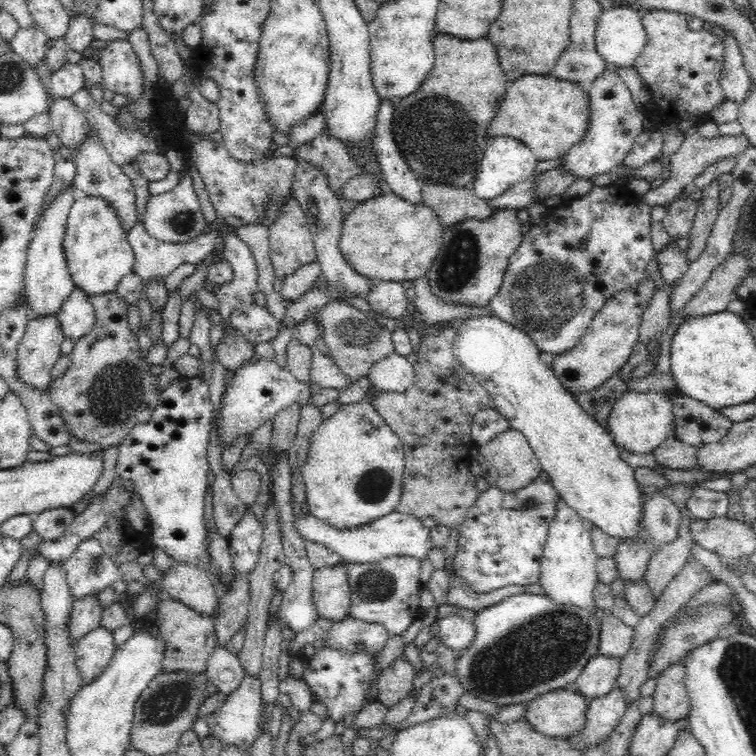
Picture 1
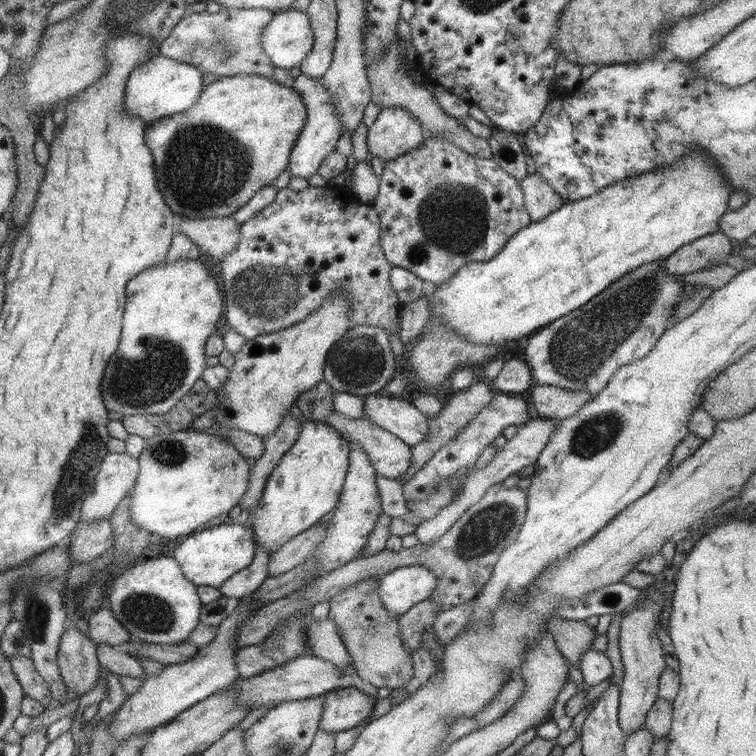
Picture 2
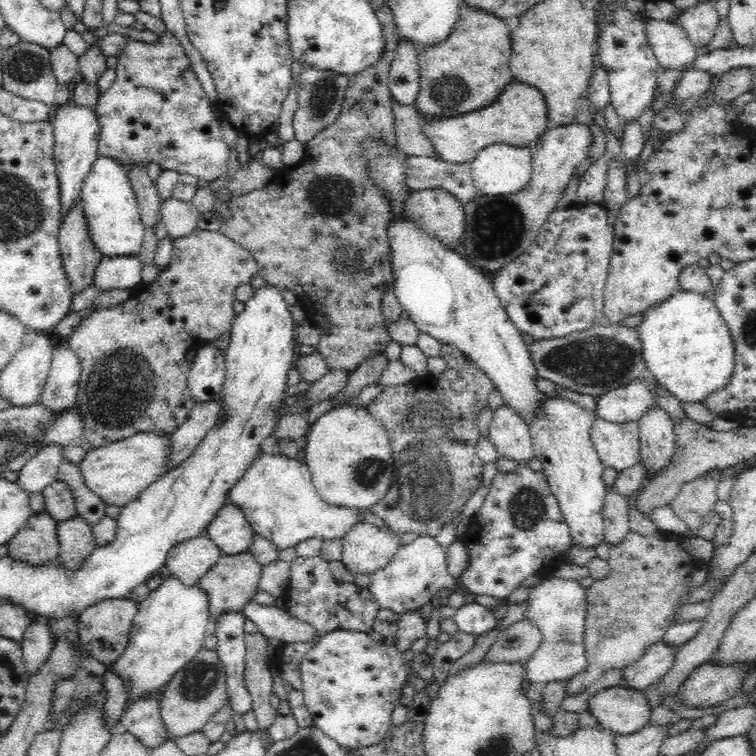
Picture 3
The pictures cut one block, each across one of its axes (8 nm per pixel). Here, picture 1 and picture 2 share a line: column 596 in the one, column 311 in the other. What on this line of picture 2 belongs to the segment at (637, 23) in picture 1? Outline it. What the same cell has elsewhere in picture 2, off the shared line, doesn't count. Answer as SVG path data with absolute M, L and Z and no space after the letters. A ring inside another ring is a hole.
M281 10L262 28L260 45L274 67L289 69L309 54L313 39L306 12Z

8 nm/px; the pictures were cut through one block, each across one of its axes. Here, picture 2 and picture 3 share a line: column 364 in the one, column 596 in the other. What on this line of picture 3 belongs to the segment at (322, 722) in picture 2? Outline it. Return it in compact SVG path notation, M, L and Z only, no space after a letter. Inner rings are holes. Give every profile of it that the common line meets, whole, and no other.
M616 686L592 696L589 711L599 726L616 735L629 735L650 724L652 708L646 695L637 689Z

